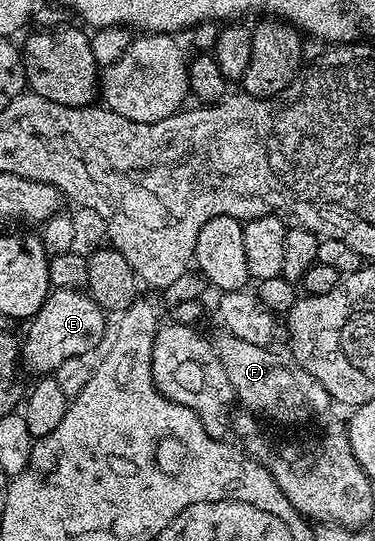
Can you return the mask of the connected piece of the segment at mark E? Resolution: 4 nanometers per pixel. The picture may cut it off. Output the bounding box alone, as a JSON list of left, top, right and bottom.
[21,288,108,375]

